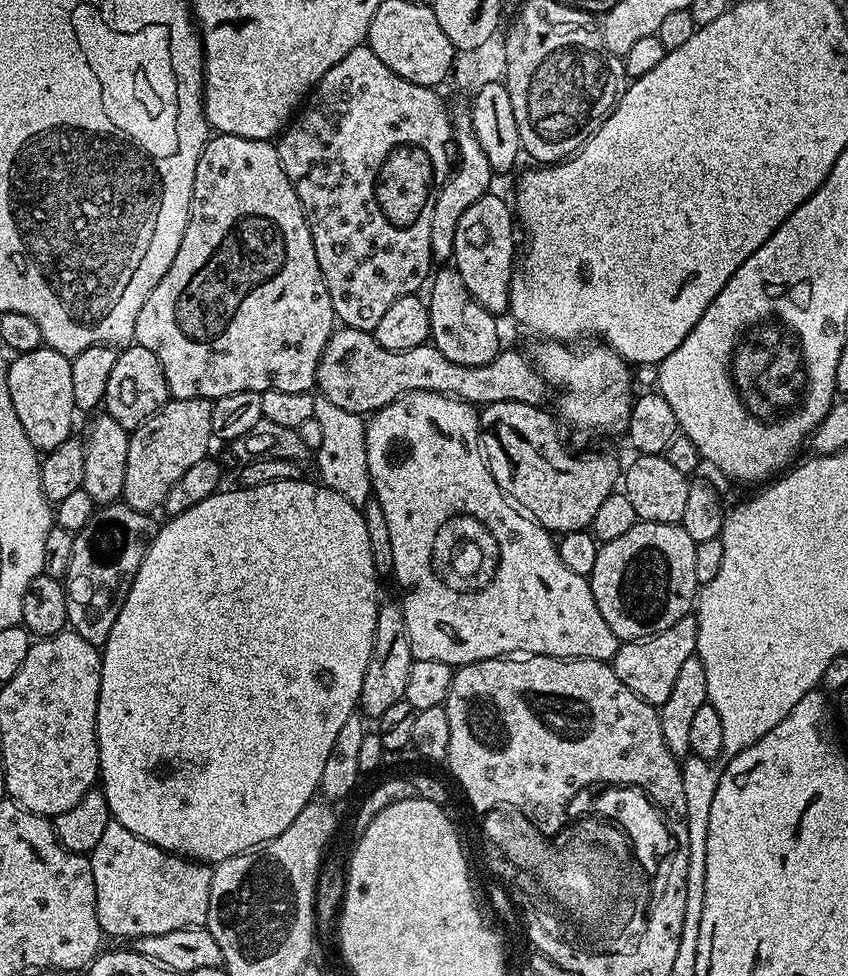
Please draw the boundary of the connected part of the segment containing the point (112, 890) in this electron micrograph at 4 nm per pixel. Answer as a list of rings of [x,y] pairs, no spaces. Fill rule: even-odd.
[[[109,819],[90,859],[94,870],[96,913],[105,937],[121,936],[128,942],[135,942],[143,936],[207,925],[212,881],[209,865],[164,852],[138,838],[138,834],[130,834],[126,826],[113,819]]]

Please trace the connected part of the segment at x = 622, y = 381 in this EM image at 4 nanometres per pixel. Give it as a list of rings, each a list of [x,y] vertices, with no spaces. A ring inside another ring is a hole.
[[[540,338],[535,343],[530,359],[548,385],[553,389],[561,388],[558,416],[565,425],[589,428],[592,432],[623,433],[627,429],[634,399],[633,369],[627,360],[600,342],[593,343],[596,345],[585,352],[579,352],[576,349],[579,347],[568,342],[549,342]]]

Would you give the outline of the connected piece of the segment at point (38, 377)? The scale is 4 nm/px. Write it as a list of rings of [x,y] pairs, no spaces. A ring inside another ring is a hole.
[[[41,346],[11,357],[8,365],[10,402],[14,402],[14,414],[26,430],[26,438],[43,454],[62,446],[72,435],[72,415],[78,409],[74,402],[74,389],[70,379],[71,359],[58,350]]]

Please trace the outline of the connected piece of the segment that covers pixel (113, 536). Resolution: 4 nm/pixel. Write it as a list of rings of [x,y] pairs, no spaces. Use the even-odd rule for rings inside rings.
[[[117,502],[97,507],[90,522],[86,522],[86,526],[75,533],[74,551],[70,553],[70,570],[66,570],[62,583],[66,594],[68,628],[86,638],[86,642],[103,646],[110,638],[110,630],[114,630],[114,618],[118,618],[118,610],[122,610],[126,594],[138,574],[138,566],[142,566],[142,558],[146,558],[149,543],[156,537],[158,524],[152,519],[149,513],[136,512],[130,505]]]

